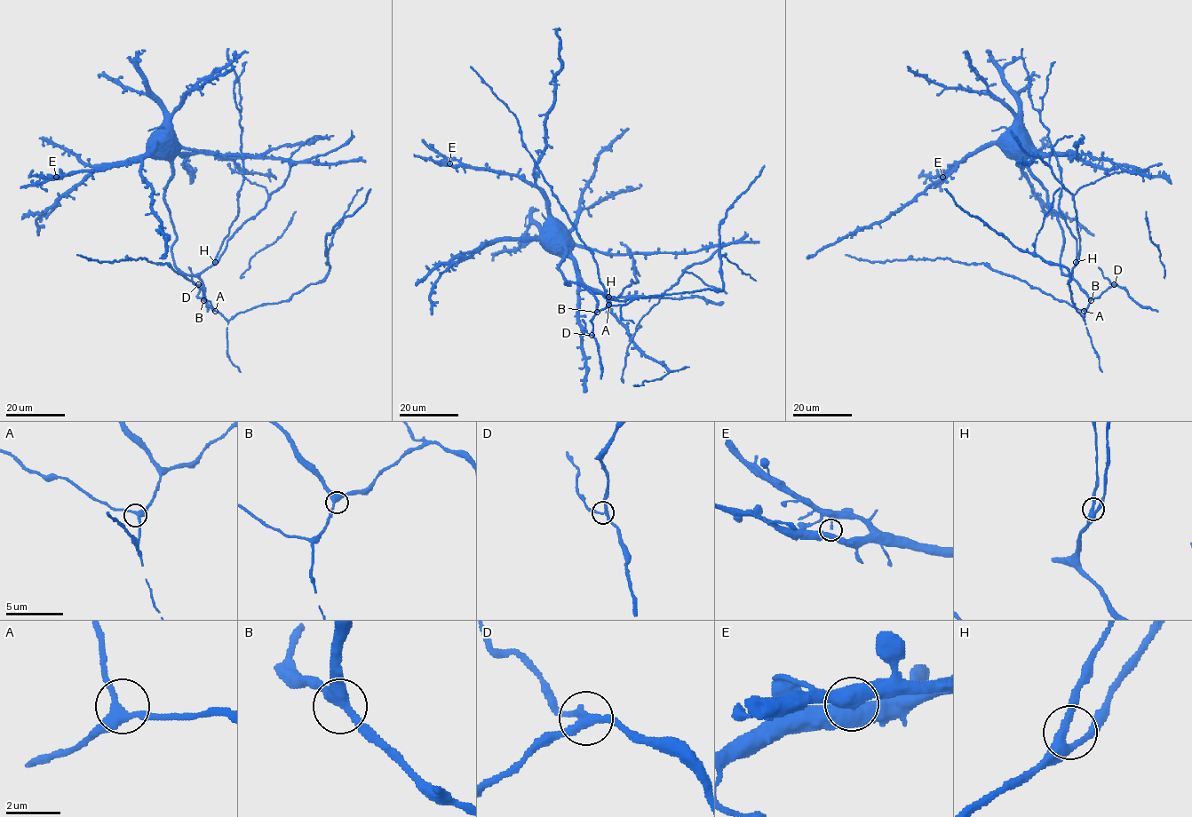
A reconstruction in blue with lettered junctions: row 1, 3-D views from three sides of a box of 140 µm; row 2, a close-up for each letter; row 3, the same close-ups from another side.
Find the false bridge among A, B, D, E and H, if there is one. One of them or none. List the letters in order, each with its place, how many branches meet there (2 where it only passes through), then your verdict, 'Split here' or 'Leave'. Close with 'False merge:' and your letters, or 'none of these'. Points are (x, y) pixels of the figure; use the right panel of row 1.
A: Place: (1084, 311). Branches: 3. Leave
B: Place: (1091, 300). Branches: 3. Leave
D: Place: (1114, 284). Branches: 3. Split here
E: Place: (942, 177). Branches: 3. Leave
H: Place: (1076, 262). Branches: 3. Leave
False merge: D

